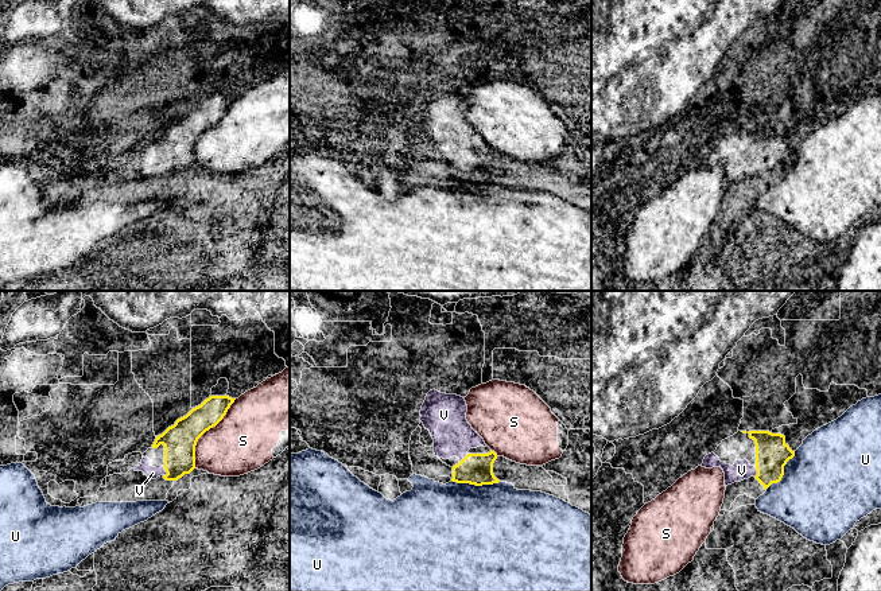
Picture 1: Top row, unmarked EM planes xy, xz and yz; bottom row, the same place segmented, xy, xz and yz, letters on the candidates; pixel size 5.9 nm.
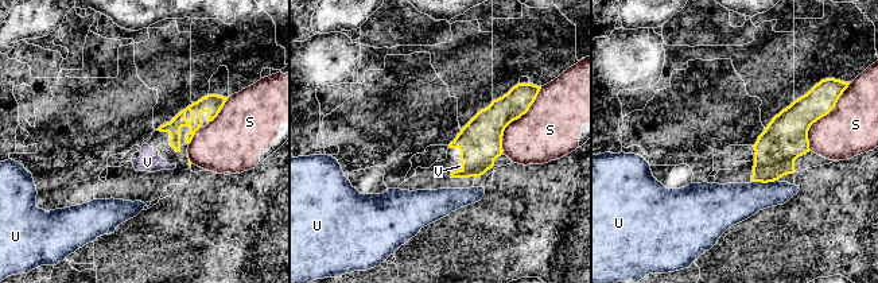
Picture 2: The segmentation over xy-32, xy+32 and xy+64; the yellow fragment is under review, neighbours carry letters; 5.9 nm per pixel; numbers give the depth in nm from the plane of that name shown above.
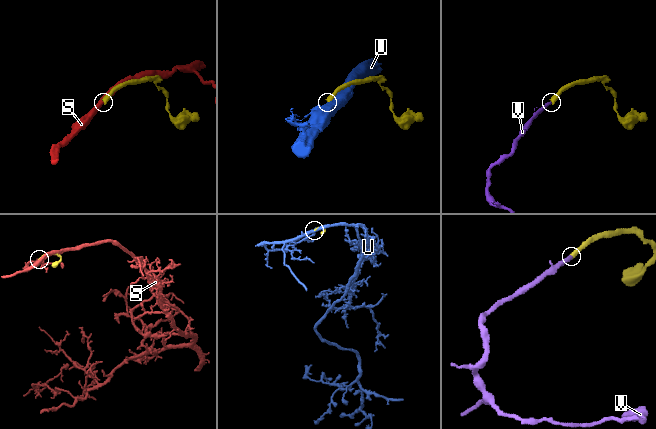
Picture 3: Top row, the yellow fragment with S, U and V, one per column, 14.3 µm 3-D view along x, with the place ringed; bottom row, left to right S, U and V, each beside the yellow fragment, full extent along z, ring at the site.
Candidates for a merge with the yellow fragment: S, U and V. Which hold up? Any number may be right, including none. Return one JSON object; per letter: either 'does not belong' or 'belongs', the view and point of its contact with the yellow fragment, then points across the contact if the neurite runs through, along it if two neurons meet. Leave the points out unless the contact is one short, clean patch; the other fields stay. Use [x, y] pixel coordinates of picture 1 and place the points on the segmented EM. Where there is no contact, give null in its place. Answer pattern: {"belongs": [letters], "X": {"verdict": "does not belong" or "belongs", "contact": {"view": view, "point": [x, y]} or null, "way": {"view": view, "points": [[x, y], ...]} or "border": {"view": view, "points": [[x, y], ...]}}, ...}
{"belongs": ["V"], "S": {"verdict": "does not belong", "contact": {"view": "xy", "point": [205, 431]}}, "U": {"verdict": "does not belong", "contact": {"view": "xz", "point": [476, 485]}}, "V": {"verdict": "belongs", "contact": {"view": "xy", "point": [166, 471]}, "way": {"view": "xy", "points": [[179, 440], [179, 458], [166, 471], [152, 473]]}}}

